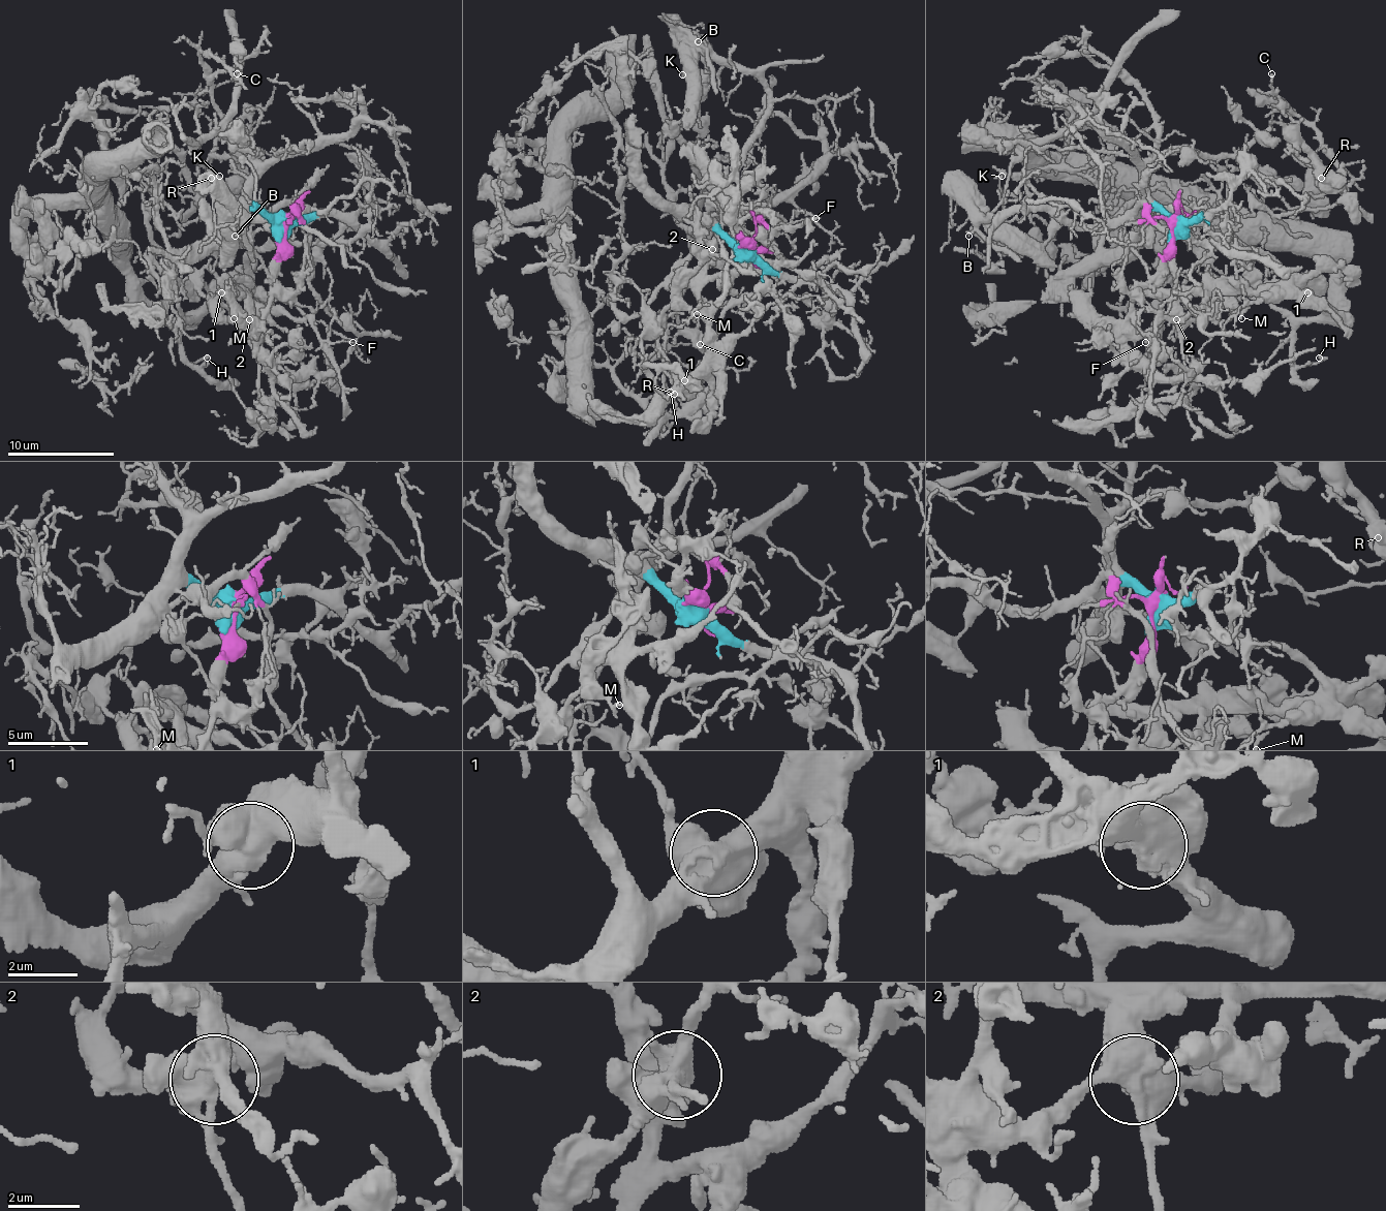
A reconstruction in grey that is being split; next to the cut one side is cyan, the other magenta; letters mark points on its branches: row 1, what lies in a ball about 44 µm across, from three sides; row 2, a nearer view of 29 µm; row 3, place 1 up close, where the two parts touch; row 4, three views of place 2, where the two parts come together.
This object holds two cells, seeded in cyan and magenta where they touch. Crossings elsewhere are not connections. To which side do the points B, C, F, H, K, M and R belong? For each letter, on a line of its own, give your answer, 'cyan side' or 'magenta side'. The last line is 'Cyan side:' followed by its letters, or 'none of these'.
B: magenta side
C: cyan side
F: cyan side
H: cyan side
K: magenta side
M: magenta side
R: cyan side
Cyan side: C, F, H, R

